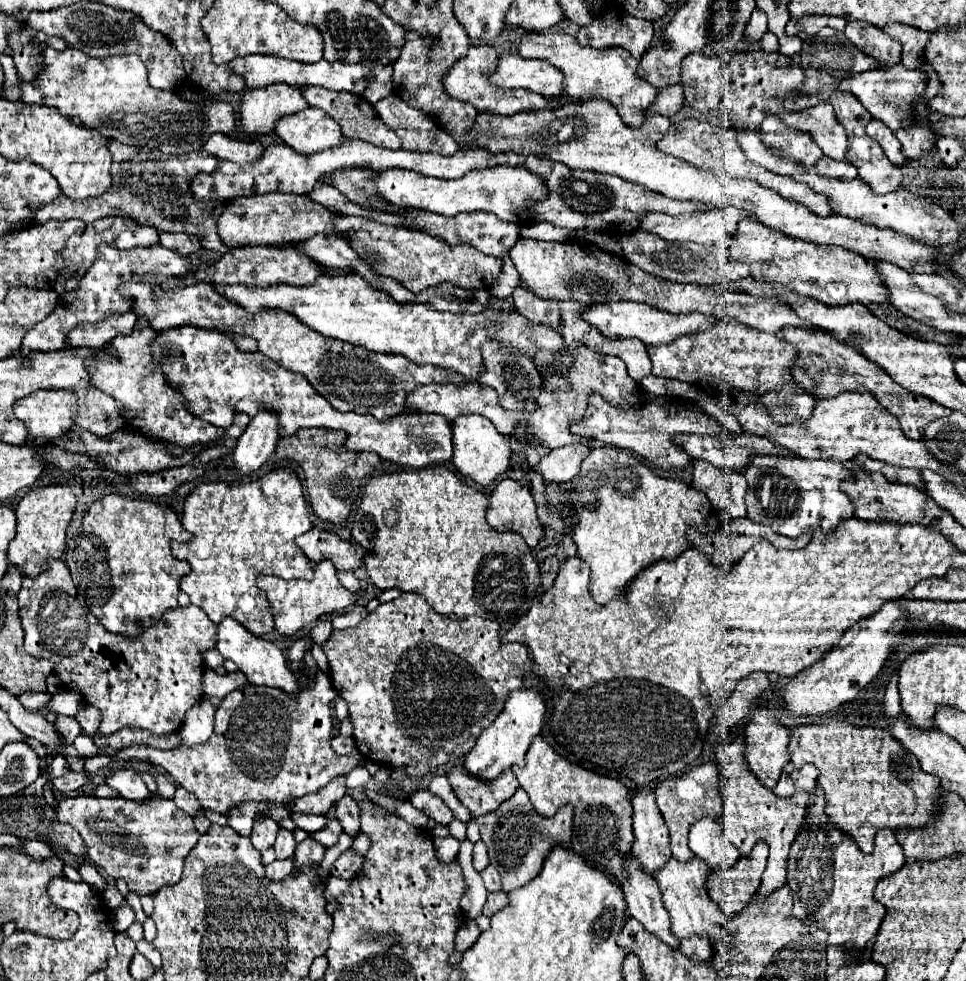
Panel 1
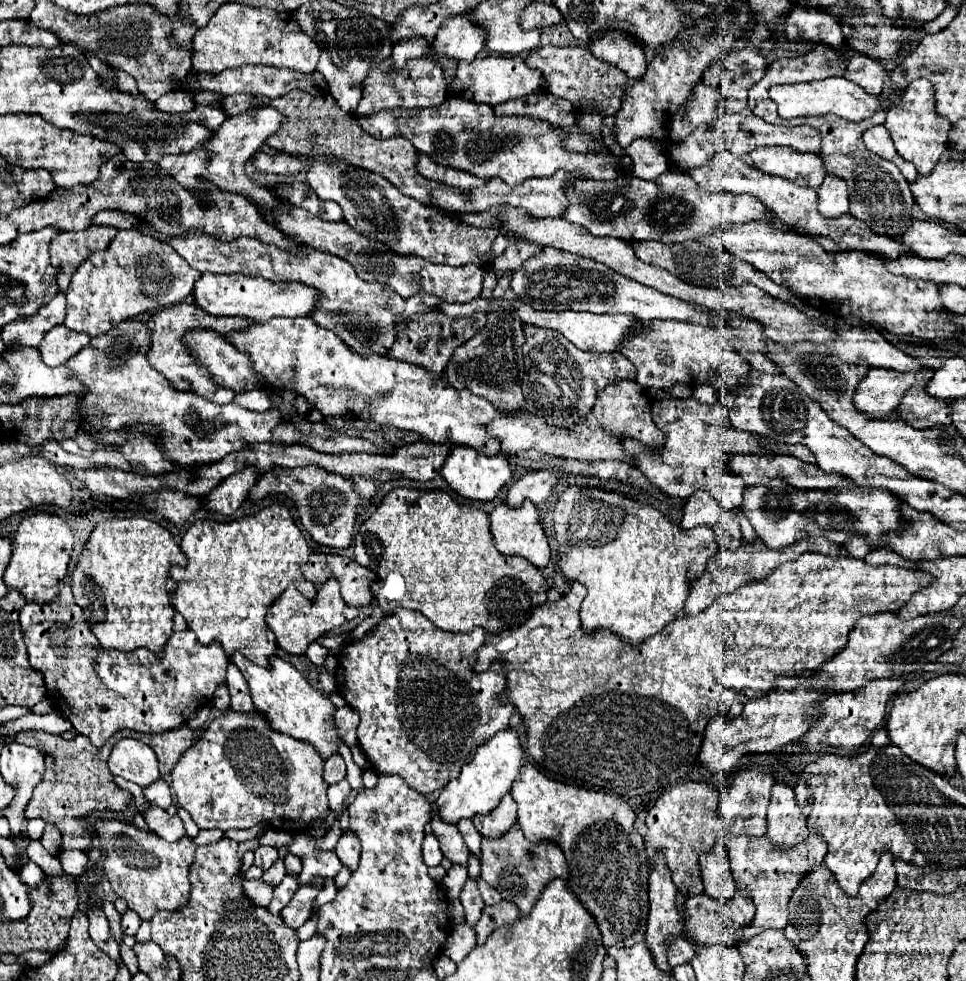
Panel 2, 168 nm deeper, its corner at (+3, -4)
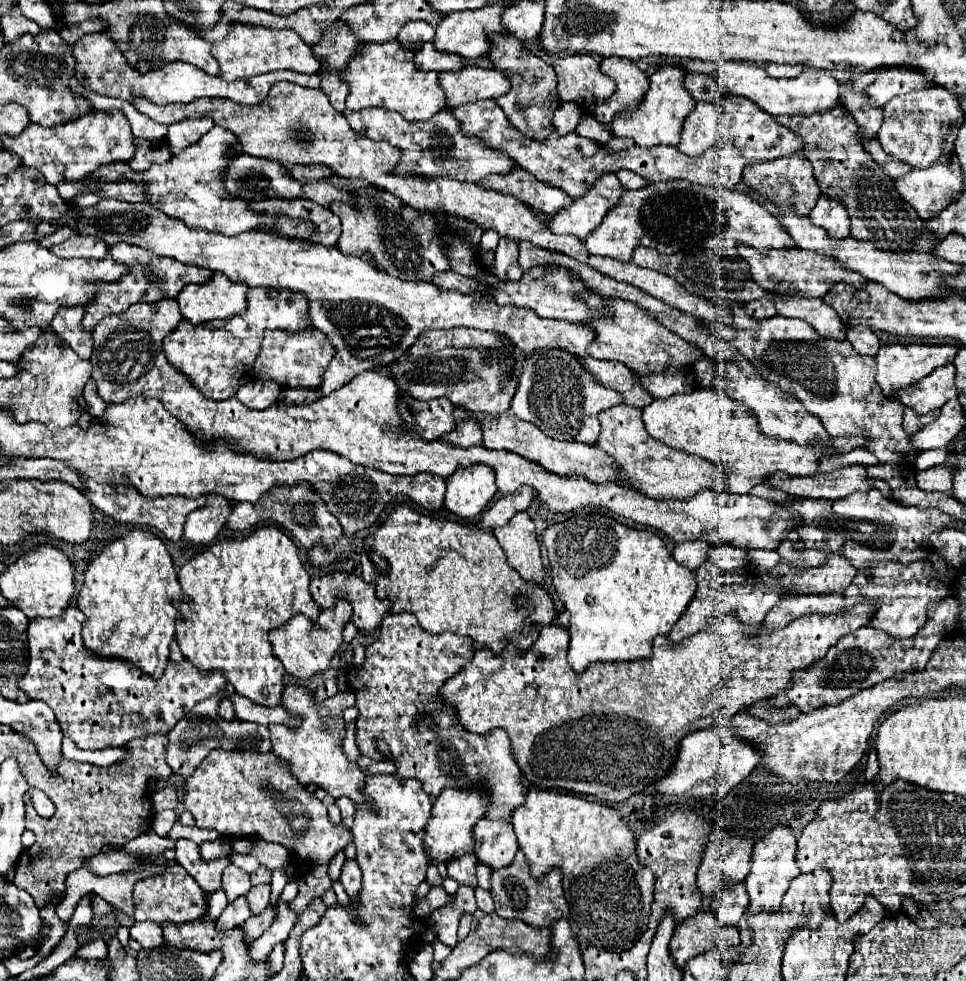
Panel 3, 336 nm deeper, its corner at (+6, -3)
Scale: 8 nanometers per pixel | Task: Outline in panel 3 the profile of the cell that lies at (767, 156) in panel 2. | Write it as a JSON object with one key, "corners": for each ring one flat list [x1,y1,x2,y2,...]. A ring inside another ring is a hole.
{"corners":[[792,153,790,157,780,157,774,161,750,163,744,167,742,181,746,183,748,189,760,193,770,203,774,203,778,207,792,207,798,215,808,215,820,197,820,189,812,175,810,163,802,157,802,153]]}

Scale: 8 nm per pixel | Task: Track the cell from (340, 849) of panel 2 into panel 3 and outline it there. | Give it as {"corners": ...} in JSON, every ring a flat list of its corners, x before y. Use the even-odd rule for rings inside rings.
{"corners":[[356,861,344,863,340,883,344,885,350,901,358,901,358,895,360,895,360,889,362,889,362,873,360,873,360,867,358,867]]}

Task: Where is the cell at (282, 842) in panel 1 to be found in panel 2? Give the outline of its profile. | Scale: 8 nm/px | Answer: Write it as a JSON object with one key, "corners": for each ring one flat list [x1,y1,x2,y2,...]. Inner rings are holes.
{"corners":[[281,858,269,870,265,870,265,874,263,874,265,882,269,882,271,886,277,886,277,882,281,882,283,876,285,876,285,862]]}

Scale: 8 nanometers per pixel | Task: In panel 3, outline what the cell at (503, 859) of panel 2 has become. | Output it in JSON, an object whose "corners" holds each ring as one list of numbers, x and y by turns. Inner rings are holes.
{"corners":[[522,851,516,853,514,865,510,865,506,869,498,869,498,873,492,873,492,891,490,893,494,897,498,917,518,919,518,921,524,921,536,929,550,927,558,919,570,921,570,911,568,911,568,903,564,899,558,869,554,873,548,873,542,881,534,881,530,877,530,867,526,865]]}

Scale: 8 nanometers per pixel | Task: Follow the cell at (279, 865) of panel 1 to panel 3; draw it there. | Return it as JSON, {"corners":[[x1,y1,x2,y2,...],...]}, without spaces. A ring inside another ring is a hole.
{"corners":[[238,897,234,903,228,903,226,909,222,911,222,915,218,917,216,925,218,929,222,931,228,931,228,929,234,929,234,927,240,927,242,921,246,921,250,917,250,907,246,903,244,897]]}

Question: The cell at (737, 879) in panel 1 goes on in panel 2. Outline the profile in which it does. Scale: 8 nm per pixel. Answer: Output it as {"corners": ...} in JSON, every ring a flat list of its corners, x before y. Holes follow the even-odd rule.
{"corners":[[737,890,735,896,729,902,713,900,713,896,709,896,709,894,703,892,703,894,687,898,685,908,689,912,689,932,703,946,711,946,711,944,735,946,735,942,737,942,737,930,743,928,743,926,747,926,753,920,753,914,755,914,753,900,747,894,743,894,741,890]]}

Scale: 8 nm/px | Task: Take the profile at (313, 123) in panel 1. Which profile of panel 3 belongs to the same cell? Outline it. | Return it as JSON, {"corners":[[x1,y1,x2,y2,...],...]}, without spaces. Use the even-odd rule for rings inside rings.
{"corners":[[364,187,358,189,356,193,358,193,358,205,362,205,362,213,342,203,334,205,332,209,332,213,338,215,342,221,342,235,336,247,344,255,356,255,356,257,370,255,382,271,402,281,430,283,436,273,450,269,442,253,442,243,434,233,436,219,430,213,416,211,386,191]]}

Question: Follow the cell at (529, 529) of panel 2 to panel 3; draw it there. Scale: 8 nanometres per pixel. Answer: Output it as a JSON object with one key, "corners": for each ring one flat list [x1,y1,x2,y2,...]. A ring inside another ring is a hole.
{"corners":[[520,511,512,517,504,529,494,529,498,545,508,557,508,563,520,573,526,581,544,583,544,565,540,555,540,545,534,529,534,521,526,511]]}

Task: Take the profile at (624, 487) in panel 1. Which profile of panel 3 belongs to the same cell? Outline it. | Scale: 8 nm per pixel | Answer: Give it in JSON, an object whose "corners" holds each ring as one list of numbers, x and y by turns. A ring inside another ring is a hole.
{"corners":[[604,515,556,523,542,533,542,545,550,559,552,585,570,613,568,665,574,673,584,673,596,661,640,661,652,657,654,637,670,633,696,593,694,571,676,565,658,535,624,527]]}

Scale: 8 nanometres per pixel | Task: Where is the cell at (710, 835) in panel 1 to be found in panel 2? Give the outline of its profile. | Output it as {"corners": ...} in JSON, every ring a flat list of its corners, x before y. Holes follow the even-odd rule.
{"corners":[[713,846,699,856,701,880,705,892,721,902,729,902,735,894,735,882,729,870,729,856,725,854,725,846]]}

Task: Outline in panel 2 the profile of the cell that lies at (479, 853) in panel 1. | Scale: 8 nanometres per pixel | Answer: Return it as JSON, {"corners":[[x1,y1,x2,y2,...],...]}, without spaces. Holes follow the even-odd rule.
{"corners":[[469,878,459,894,459,900,465,908,465,922,469,926,475,926,477,920,479,920,479,914,483,910,483,898,479,894,479,888,477,888,477,878]]}

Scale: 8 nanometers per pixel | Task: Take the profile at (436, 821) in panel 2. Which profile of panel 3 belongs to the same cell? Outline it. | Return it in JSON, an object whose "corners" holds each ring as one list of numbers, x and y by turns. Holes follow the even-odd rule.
{"corners":[[468,853,466,857,460,857,458,861,452,861,448,865,448,877,454,879,458,885,468,885,472,889,478,887,476,881,476,857,472,853]]}

